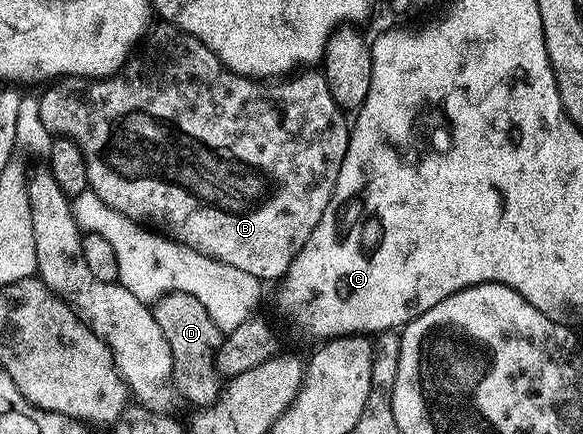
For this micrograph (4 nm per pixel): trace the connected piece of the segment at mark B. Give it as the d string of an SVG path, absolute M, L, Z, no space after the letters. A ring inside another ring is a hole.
M161 23L158 26L158 29L156 26L148 34L144 42L145 50L138 57L137 54L130 56L125 62L123 75L100 79L66 77L54 80L46 88L50 89L37 97L39 117L43 121L43 126L52 135L74 141L79 151L83 151L83 159L87 163L89 189L95 195L99 195L99 199L103 199L107 207L127 215L132 221L160 231L180 245L191 247L231 267L239 267L239 271L247 275L255 275L263 283L273 280L276 282L285 276L295 255L299 255L303 243L311 239L311 231L315 231L319 219L323 219L323 211L327 211L327 203L331 203L331 195L339 179L339 167L343 167L343 155L347 155L350 122L343 110L335 103L335 99L331 99L331 91L325 82L324 72L301 71L276 83L240 77L237 73L226 69L224 63L202 41L195 39L190 33L176 29L174 25L168 23Z

